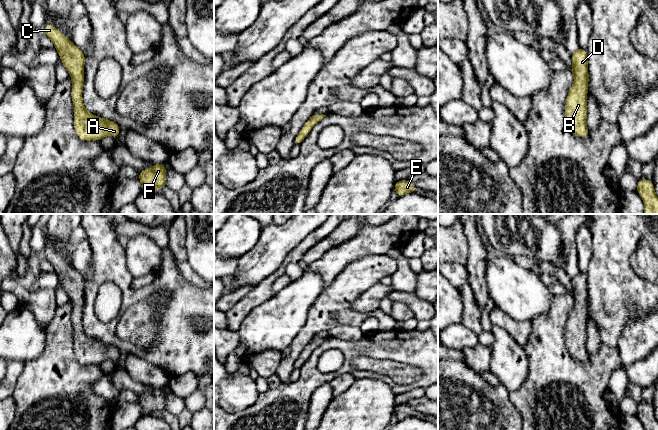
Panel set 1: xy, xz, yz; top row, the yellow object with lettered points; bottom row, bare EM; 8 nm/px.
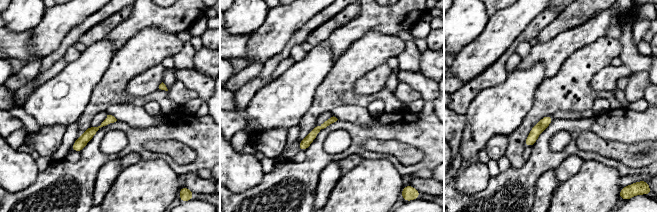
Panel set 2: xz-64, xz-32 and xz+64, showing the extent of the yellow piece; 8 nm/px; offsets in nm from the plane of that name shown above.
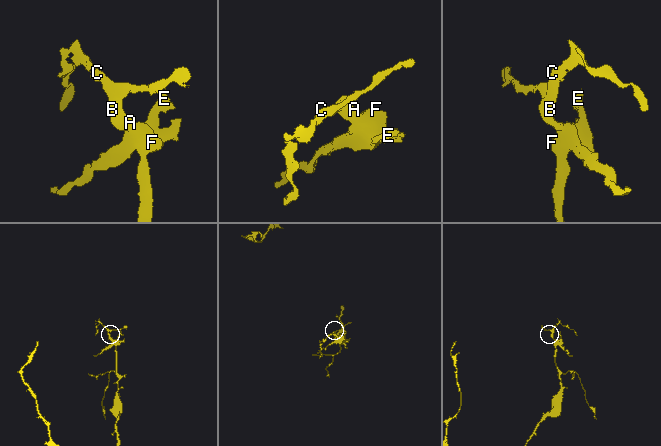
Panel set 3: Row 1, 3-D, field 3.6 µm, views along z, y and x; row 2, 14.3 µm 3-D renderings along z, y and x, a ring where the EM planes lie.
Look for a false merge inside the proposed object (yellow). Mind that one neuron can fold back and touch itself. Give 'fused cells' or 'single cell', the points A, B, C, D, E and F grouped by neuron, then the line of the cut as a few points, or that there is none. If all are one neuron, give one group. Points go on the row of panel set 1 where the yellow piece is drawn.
single cell; groups A B C D E F; cut none

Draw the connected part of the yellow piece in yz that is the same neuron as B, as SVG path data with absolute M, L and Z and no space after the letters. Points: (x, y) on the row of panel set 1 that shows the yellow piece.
M578 48L572 51L571 75L575 81L568 92L565 105L565 118L570 131L581 138L589 137L586 125L587 118L587 93L588 93L588 60L587 50Z

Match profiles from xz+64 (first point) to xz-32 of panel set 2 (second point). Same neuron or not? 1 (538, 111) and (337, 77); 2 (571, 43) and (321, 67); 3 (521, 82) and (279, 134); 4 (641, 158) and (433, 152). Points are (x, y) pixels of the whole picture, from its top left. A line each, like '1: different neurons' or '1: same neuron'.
1: same neuron
2: different neurons
3: different neurons
4: different neurons

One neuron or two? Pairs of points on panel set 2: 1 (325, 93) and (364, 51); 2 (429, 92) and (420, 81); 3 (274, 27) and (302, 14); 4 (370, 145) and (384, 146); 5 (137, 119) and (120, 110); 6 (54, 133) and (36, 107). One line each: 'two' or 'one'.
1: one
2: one
3: one
4: one
5: one
6: two

